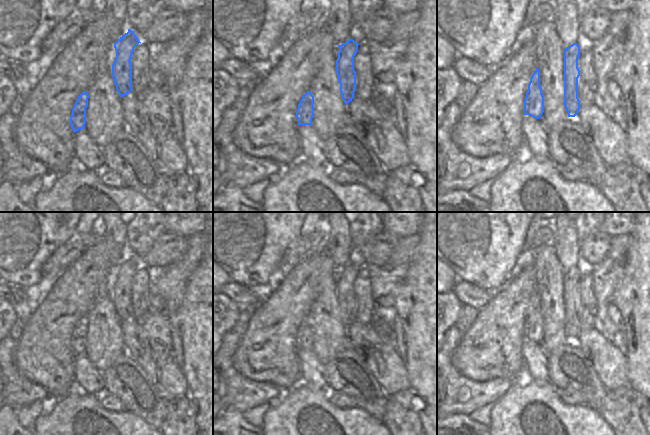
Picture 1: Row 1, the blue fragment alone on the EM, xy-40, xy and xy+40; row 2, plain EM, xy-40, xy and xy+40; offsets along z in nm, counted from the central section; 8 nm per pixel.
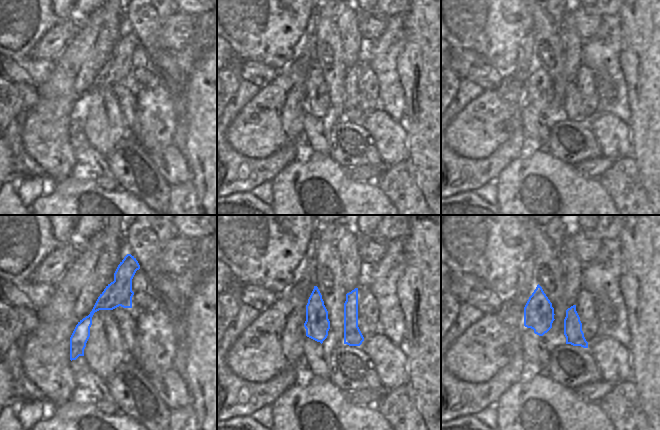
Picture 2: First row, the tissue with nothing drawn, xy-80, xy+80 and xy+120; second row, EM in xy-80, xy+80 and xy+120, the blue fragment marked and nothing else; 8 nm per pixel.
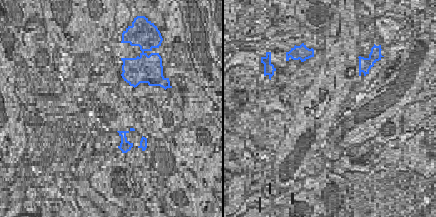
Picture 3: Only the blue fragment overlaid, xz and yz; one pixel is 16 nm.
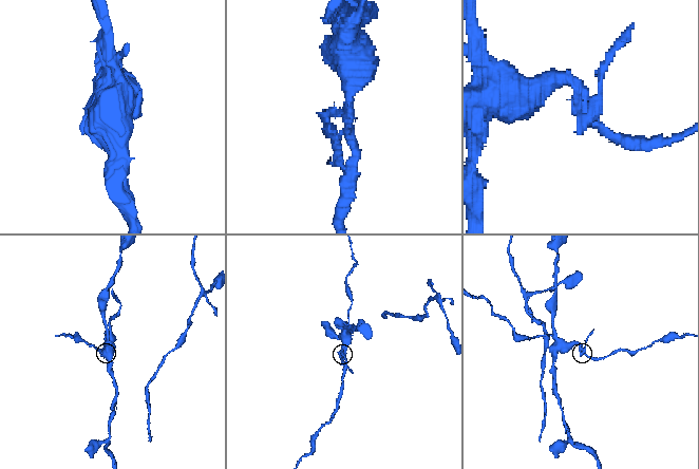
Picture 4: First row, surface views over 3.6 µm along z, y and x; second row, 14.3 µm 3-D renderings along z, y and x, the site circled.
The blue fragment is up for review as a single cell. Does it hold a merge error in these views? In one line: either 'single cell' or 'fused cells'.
fused cells

